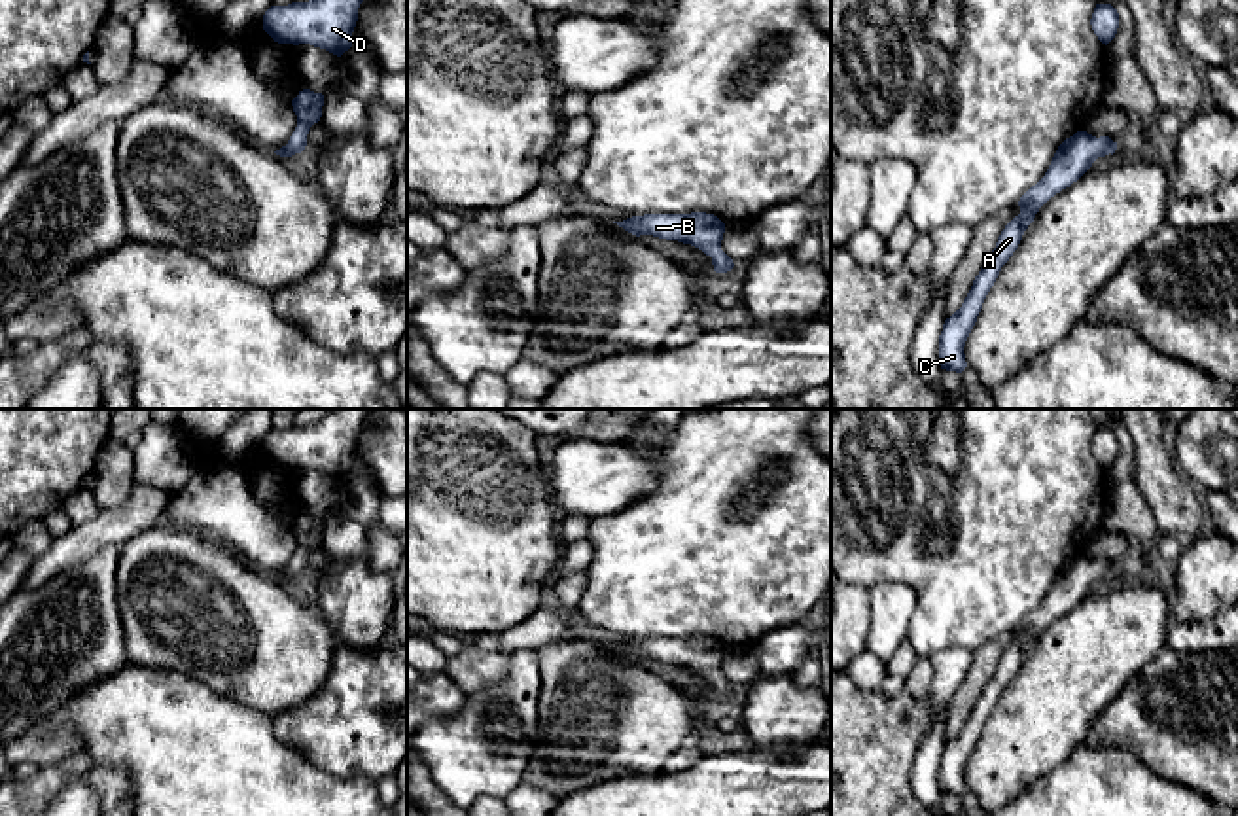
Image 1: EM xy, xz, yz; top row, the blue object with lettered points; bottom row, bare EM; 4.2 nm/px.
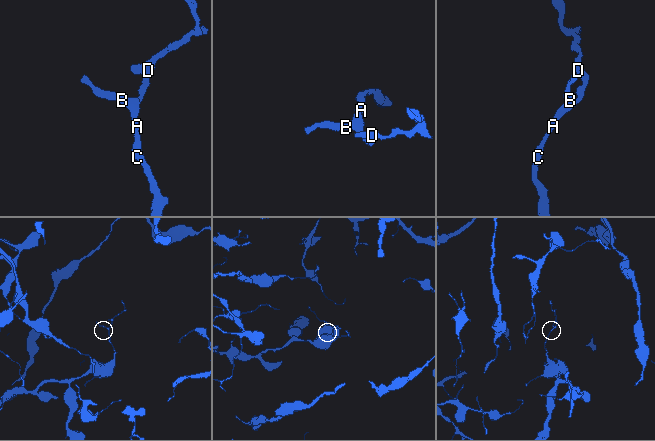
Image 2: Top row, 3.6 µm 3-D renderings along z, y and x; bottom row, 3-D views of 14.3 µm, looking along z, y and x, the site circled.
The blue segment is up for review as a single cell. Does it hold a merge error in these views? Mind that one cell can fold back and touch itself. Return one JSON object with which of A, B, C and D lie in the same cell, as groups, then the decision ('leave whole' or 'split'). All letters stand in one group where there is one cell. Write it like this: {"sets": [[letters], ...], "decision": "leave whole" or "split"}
{"sets": [["A", "B", "C", "D"]], "decision": "leave whole"}

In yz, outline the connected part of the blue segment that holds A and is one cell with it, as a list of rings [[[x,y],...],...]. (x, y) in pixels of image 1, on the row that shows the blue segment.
[[[1077,131],[1058,146],[1045,176],[1020,197],[1020,214],[1015,216],[998,237],[996,248],[975,276],[962,307],[945,320],[939,335],[941,369],[962,373],[967,367],[964,346],[977,322],[982,303],[1001,267],[1018,248],[1024,231],[1034,222],[1039,208],[1051,197],[1077,182],[1098,157],[1105,157],[1109,153],[1113,155],[1115,150],[1117,142],[1109,136],[1096,138],[1087,131]]]

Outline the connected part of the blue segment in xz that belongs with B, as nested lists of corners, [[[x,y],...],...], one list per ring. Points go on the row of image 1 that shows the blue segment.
[[[644,214],[613,223],[636,237],[653,235],[691,244],[712,257],[716,273],[727,273],[734,267],[733,259],[721,250],[725,223],[714,214]]]

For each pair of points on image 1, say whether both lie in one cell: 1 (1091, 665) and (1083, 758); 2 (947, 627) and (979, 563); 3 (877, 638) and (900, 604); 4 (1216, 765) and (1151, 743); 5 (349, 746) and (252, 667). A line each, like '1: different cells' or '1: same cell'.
1: different cells
2: same cell
3: same cell
4: same cell
5: different cells

